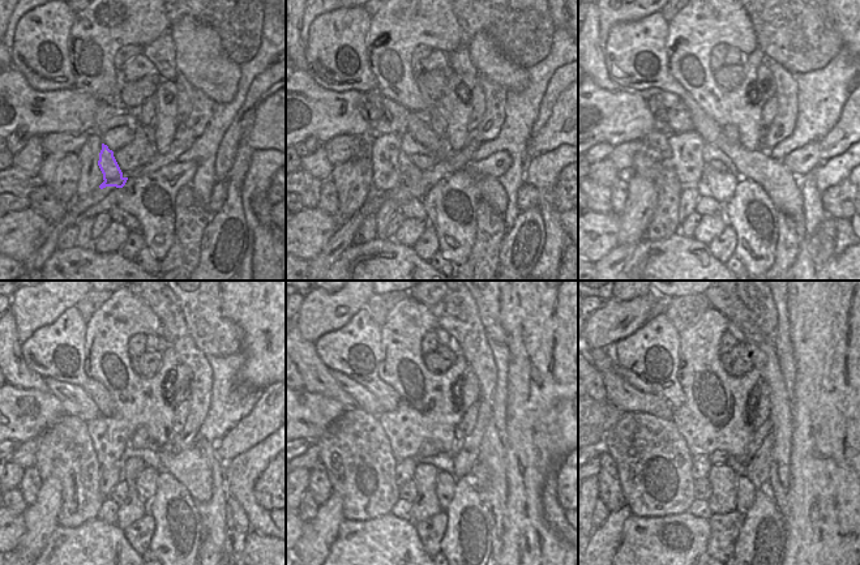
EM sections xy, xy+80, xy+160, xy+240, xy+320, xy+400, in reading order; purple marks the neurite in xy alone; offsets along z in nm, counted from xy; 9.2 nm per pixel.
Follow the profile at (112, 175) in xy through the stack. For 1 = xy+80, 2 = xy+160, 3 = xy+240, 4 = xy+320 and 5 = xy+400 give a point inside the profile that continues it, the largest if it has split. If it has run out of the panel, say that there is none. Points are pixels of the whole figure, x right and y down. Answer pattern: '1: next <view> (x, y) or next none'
1: next xy+80 (407, 168)
2: next xy+160 (722, 192)
3: next xy+240 (145, 483)
4: next xy+320 (445, 483)
5: next xy+400 (745, 491)

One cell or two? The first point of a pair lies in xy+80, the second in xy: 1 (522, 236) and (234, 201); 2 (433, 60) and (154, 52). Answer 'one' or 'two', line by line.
1: one
2: two

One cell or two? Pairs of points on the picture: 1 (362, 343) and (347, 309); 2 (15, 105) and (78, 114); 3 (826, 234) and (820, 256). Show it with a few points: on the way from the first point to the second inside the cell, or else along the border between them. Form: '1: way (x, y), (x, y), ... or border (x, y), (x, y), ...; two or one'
1: border (368, 308), (360, 308), (342, 326), (324, 333); two
2: way (30, 111), (35, 116), (63, 114); one
3: way (824, 239), (821, 251); one

